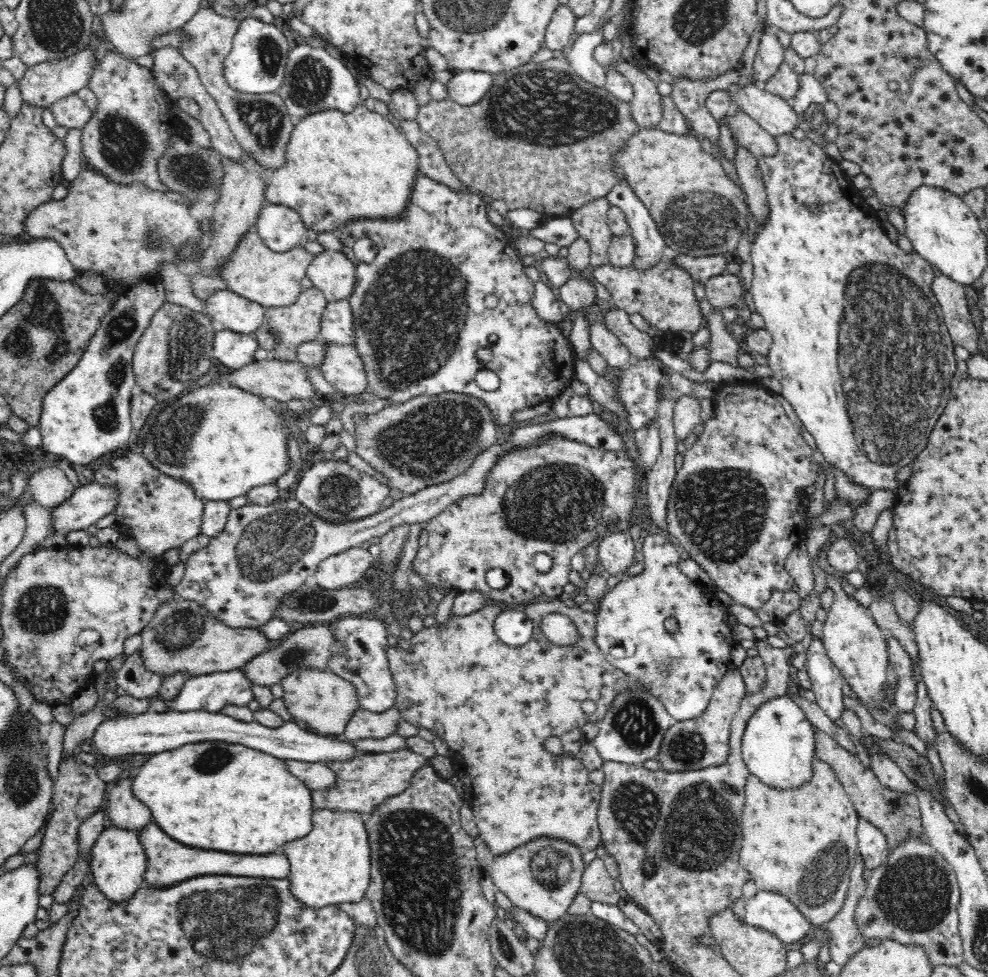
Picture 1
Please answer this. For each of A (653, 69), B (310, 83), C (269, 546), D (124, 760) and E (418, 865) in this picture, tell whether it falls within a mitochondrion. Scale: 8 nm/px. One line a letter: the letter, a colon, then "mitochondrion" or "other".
A: other
B: mitochondrion
C: mitochondrion
D: other
E: mitochondrion

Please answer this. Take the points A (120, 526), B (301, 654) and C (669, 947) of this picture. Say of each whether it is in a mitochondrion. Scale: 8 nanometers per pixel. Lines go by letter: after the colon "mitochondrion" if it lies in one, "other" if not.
A: other
B: mitochondrion
C: other

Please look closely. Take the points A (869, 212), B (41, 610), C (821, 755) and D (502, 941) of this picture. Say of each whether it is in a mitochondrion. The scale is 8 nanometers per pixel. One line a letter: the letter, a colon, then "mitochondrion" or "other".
A: other
B: mitochondrion
C: other
D: mitochondrion

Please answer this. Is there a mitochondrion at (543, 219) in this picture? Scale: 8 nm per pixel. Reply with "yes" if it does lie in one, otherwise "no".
no

